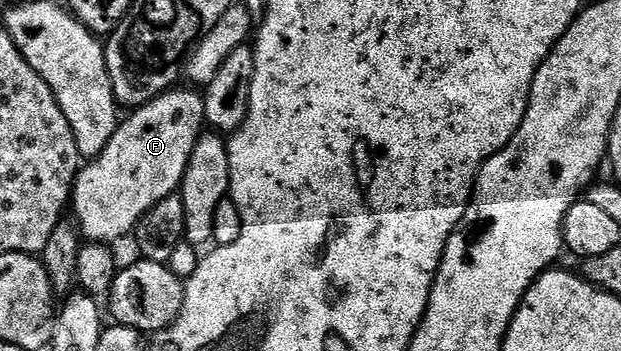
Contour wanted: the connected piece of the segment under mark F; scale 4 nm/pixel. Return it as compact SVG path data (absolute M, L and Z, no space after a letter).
M174 87L161 93L153 101L134 108L130 112L133 114L118 124L115 135L111 135L111 143L107 143L104 151L78 172L77 179L73 182L71 213L73 209L77 216L76 228L86 242L114 243L113 241L123 240L128 233L130 236L136 230L143 215L147 215L147 211L151 211L155 203L174 196L180 190L191 151L206 128L204 96L196 88L181 88Z

